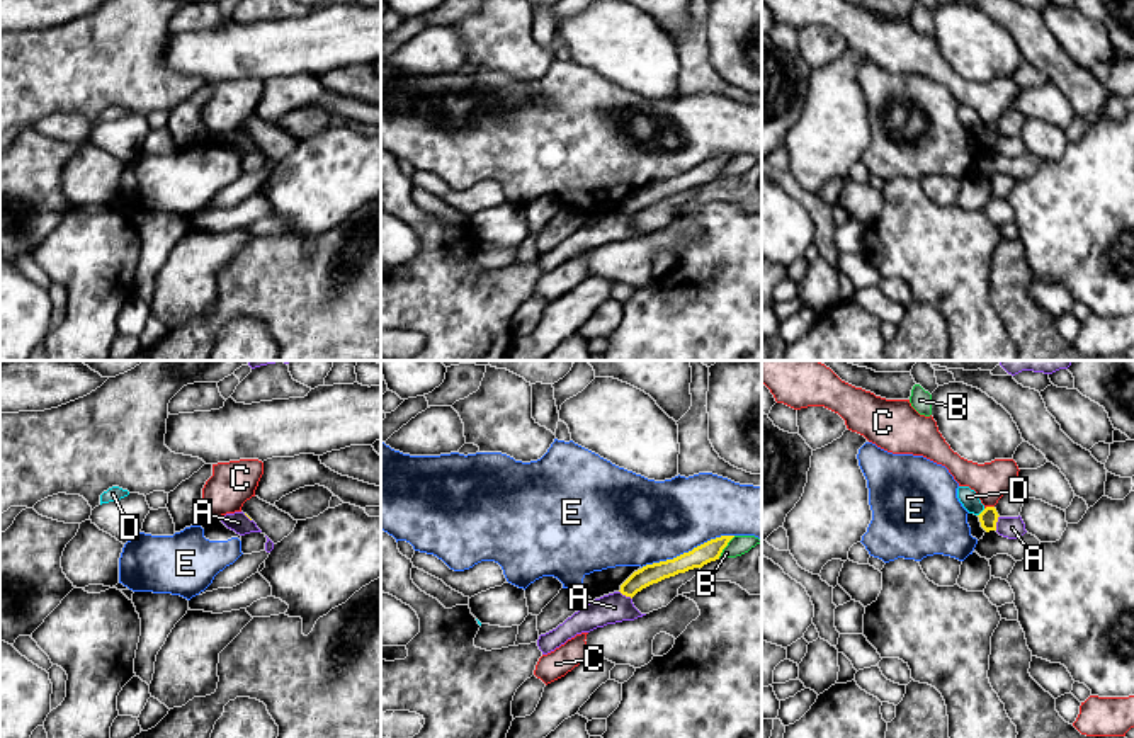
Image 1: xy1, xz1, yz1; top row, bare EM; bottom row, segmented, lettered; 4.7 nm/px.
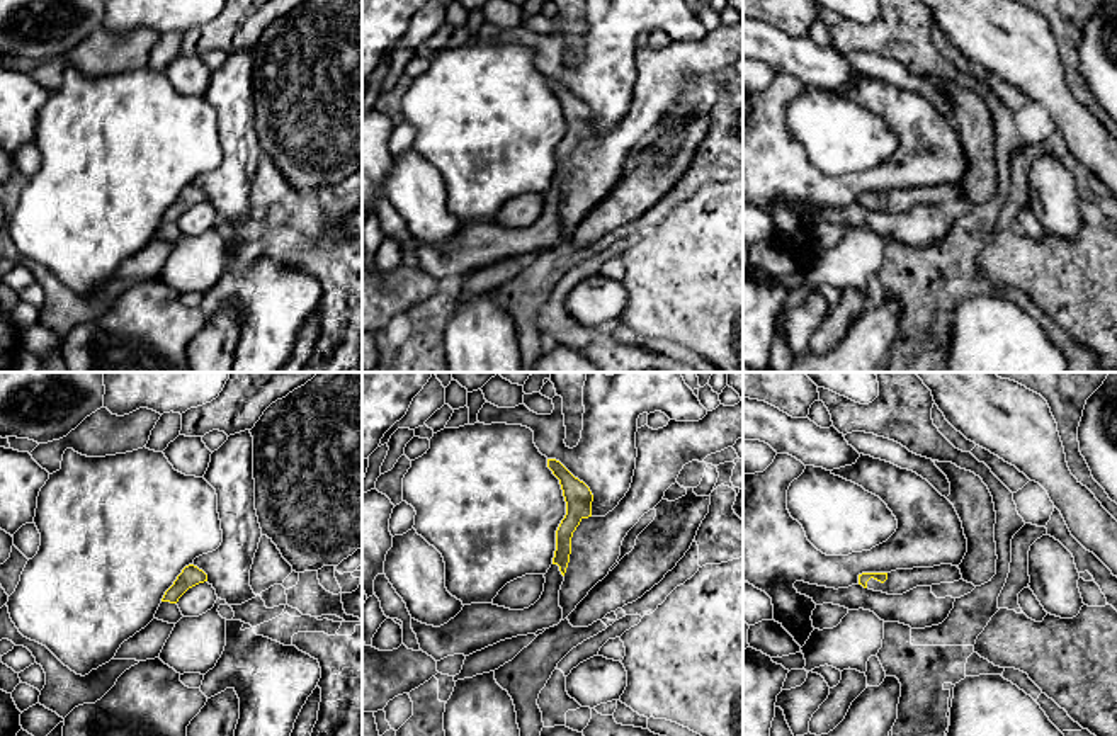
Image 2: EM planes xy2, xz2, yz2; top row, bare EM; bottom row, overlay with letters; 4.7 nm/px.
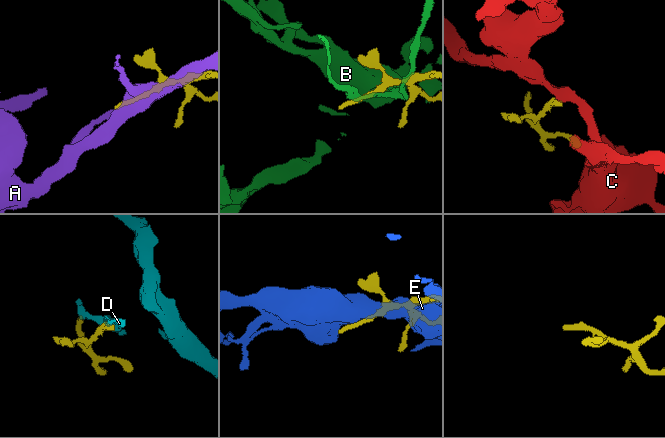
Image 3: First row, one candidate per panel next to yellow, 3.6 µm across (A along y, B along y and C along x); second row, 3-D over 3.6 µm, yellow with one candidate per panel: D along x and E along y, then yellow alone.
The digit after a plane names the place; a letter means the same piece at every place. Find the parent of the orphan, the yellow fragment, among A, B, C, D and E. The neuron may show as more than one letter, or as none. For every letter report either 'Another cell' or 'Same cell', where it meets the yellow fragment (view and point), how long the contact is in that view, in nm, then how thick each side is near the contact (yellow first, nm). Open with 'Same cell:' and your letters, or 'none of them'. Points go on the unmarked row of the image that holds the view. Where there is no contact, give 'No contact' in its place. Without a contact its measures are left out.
Same cell: none of them
A: Another cell. Touches yellow at yz1 (997, 140). Shared border 70 nm. Thickness 90 nm (yellow) against 110 nm
B: Another cell. Touches yellow at xz1 (726, 164). Shared border 130 nm. Thickness 100 nm (yellow) against 90 nm
C: Another cell. Touches yellow at yz1 (988, 126). Shared border 50 nm. Thickness 90 nm (yellow) against 180 nm
D: Another cell. Touches yellow at yz1 (981, 131). Shared border 50 nm. Thickness 90 nm (yellow) against 90 nm
E: Another cell. Touches yellow at xz1 (689, 170). Shared border 460 nm. Thickness 100 nm (yellow) against 400 nm

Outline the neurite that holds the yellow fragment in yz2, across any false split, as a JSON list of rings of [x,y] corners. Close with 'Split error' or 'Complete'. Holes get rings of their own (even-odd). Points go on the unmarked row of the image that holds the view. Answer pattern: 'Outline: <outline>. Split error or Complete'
Outline: [[[952,184],[859,194],[859,204],[887,214],[903,214],[916,206],[954,202],[959,199],[962,199],[961,189]]]. Split error

